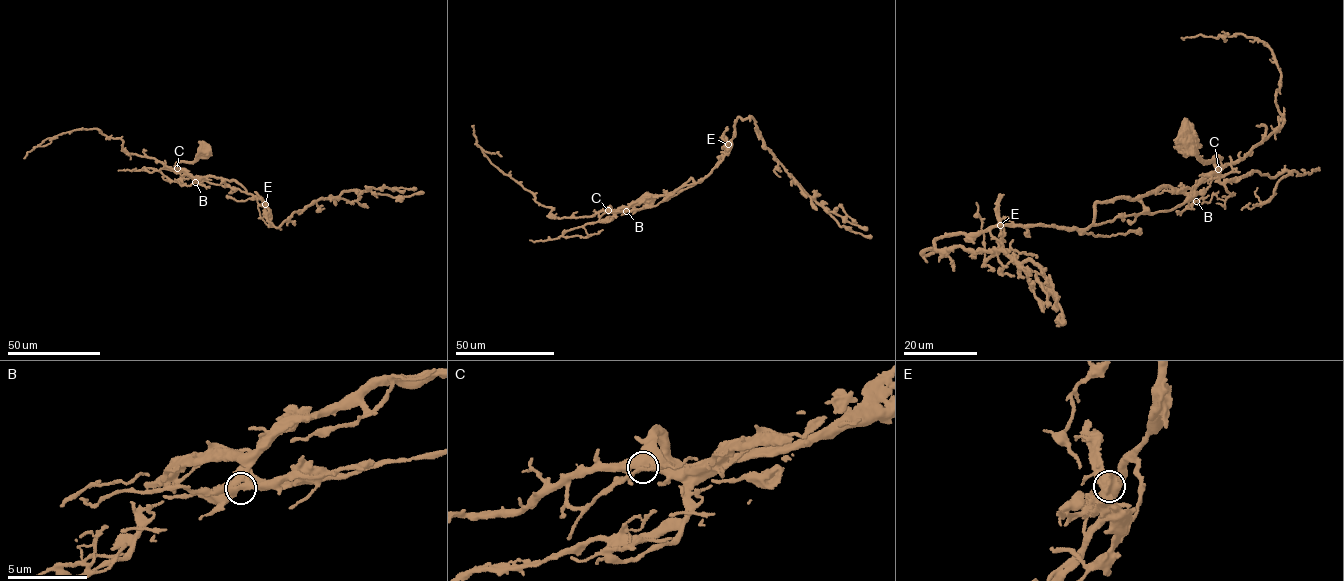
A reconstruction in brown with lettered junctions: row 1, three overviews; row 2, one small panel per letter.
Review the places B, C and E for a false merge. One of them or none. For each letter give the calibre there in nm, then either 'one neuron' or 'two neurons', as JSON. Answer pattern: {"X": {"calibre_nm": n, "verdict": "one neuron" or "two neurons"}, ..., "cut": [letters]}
{"B": {"calibre_nm": 320, "verdict": "one neuron"}, "C": {"calibre_nm": 440, "verdict": "one neuron"}, "E": {"calibre_nm": 650, "verdict": "two neurons"}, "cut": ["E"]}

